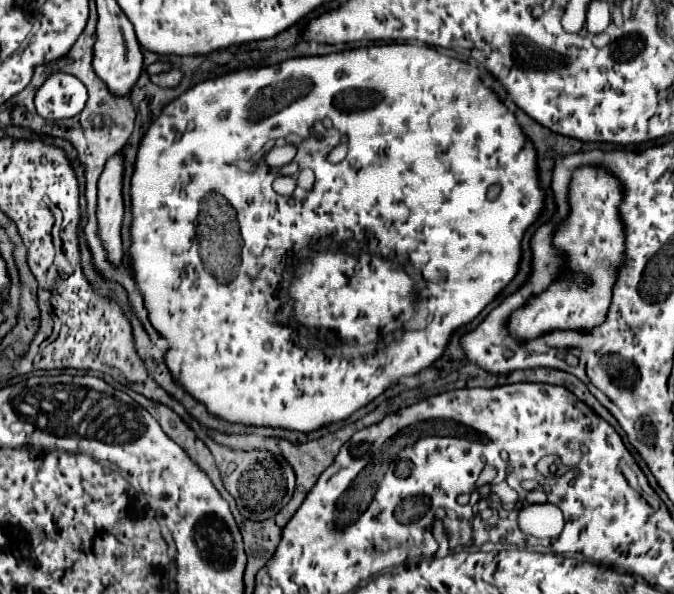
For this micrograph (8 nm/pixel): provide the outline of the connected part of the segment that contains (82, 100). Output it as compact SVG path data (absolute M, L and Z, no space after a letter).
M54 73L36 93L36 111L44 119L76 117L86 105L88 93L80 79L68 73Z

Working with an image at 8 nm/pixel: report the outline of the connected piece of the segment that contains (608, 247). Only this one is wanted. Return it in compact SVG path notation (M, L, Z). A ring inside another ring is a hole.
M582 167L576 171L572 187L570 187L570 205L572 211L568 219L558 227L554 245L568 257L568 267L574 273L568 281L554 281L548 291L538 295L536 299L530 299L524 309L516 311L508 323L512 335L520 341L528 341L532 337L538 337L550 329L576 329L576 331L590 331L590 327L596 327L604 321L604 315L608 311L608 303L612 297L612 283L616 283L616 269L624 263L624 233L620 215L616 211L616 203L620 203L620 181L612 179L608 171L598 167Z

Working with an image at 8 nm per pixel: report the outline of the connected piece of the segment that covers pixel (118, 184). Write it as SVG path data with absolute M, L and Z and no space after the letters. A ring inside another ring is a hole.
M114 155L98 181L98 205L96 205L96 217L98 217L98 235L104 243L108 261L116 267L122 265L122 217L124 217L124 205L122 205L122 155Z

